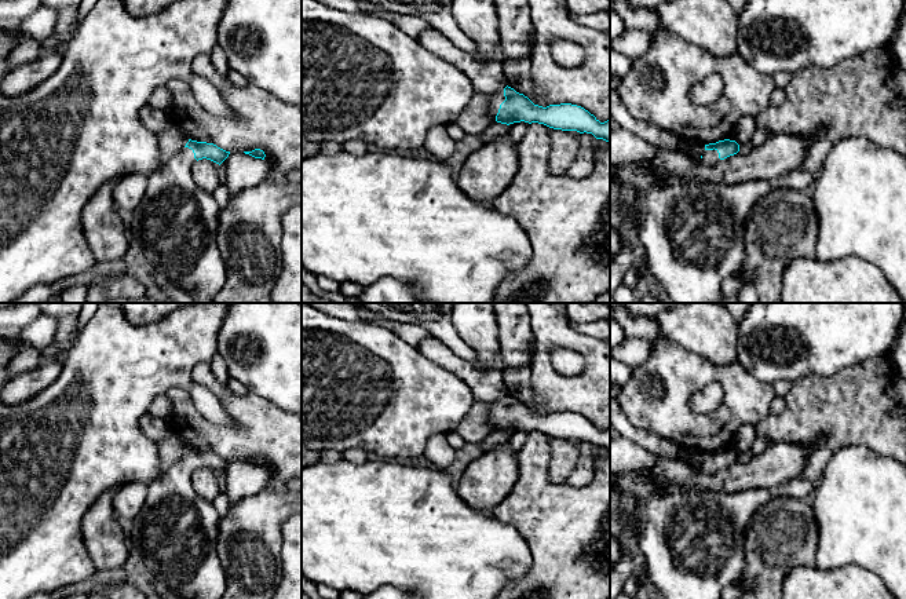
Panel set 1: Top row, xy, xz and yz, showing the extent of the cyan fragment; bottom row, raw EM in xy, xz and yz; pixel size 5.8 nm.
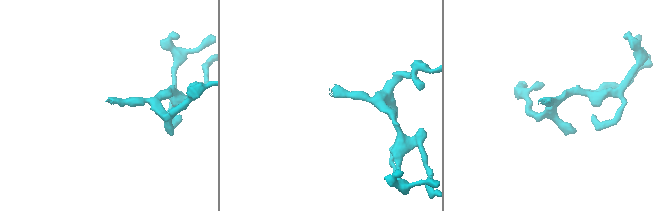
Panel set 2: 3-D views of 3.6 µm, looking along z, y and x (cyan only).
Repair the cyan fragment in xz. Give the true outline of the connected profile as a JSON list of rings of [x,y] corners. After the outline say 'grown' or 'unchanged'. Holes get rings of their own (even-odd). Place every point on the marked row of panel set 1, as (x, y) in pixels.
[[[511,87],[489,94],[489,112],[497,123],[538,123],[554,129],[592,134],[596,139],[610,143],[610,120],[600,123],[593,114],[581,106],[571,103],[534,105],[527,96]]]; grown

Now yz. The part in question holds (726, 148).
[[[724,139],[716,143],[705,145],[701,162],[705,167],[716,167],[723,160],[739,151],[739,145],[735,140]]]; grown

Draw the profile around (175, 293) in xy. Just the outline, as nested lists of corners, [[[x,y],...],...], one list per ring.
[[[151,269],[149,275],[150,285],[157,286],[171,303],[196,303],[194,299],[183,288],[169,281],[158,270]]]

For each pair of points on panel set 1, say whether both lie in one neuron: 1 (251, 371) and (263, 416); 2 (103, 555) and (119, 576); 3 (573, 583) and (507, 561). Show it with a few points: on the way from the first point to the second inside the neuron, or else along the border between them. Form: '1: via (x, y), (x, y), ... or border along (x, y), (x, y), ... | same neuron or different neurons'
1: border along (248, 391), (287, 411) | different neurons
2: border along (121, 566), (98, 572) | different neurons
3: border along (521, 536), (530, 552), (530, 569), (506, 584) | different neurons

